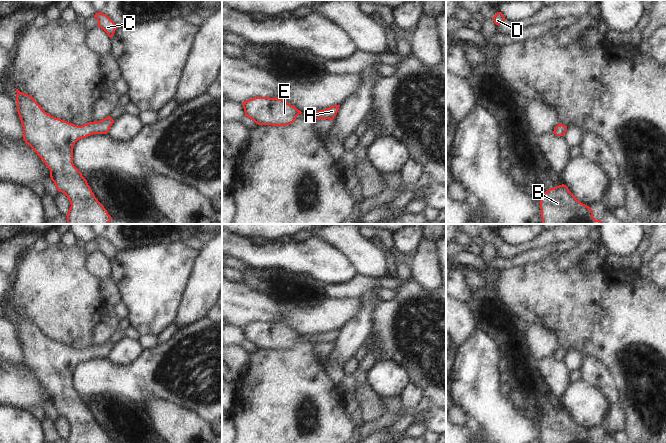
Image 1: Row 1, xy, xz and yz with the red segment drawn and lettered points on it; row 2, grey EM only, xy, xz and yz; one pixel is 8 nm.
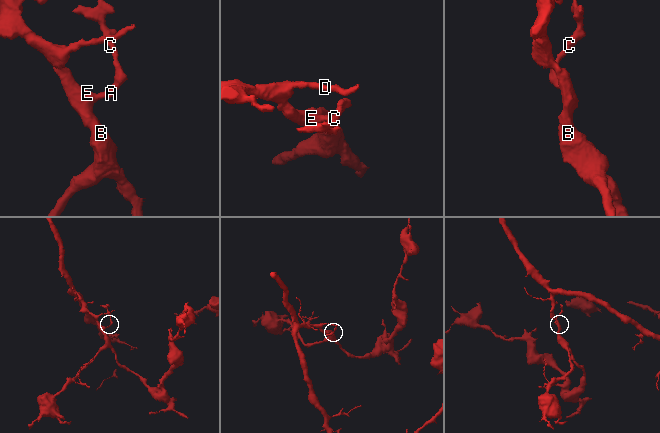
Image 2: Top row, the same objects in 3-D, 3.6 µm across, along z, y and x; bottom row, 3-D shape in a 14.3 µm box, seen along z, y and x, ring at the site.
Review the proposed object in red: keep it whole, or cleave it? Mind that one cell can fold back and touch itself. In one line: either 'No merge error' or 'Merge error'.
No merge error.

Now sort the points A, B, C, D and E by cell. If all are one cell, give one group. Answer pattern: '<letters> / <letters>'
A B C D E

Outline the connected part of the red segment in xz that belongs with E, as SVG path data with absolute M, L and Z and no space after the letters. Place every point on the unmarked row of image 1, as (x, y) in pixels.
M254 321L242 327L245 340L258 349L286 350L302 336L282 323Z

